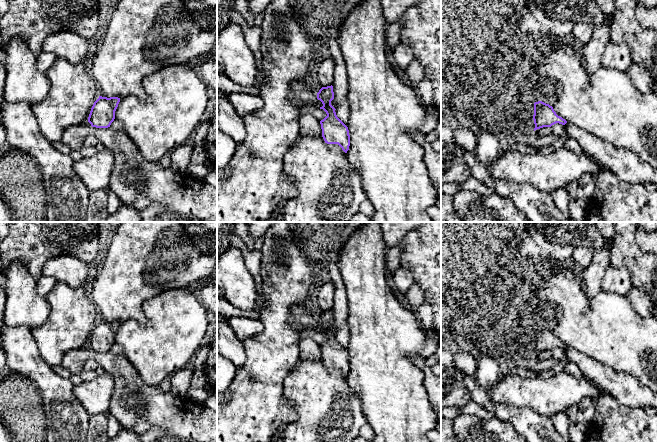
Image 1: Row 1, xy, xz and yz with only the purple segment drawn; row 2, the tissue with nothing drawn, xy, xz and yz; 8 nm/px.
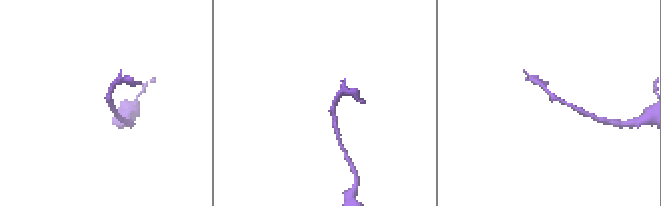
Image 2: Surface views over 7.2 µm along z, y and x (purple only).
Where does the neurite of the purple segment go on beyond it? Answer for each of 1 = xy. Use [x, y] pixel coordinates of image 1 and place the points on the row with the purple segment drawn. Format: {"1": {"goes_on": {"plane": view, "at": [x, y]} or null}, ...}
{"1": {"goes_on": null}}

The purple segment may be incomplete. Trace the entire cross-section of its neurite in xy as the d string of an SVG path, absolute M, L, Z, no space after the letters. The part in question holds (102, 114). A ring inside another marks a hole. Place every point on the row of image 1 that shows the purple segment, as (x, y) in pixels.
M102 97L94 102L89 117L88 122L92 127L96 128L108 128L115 119L115 111L120 102L118 97Z

